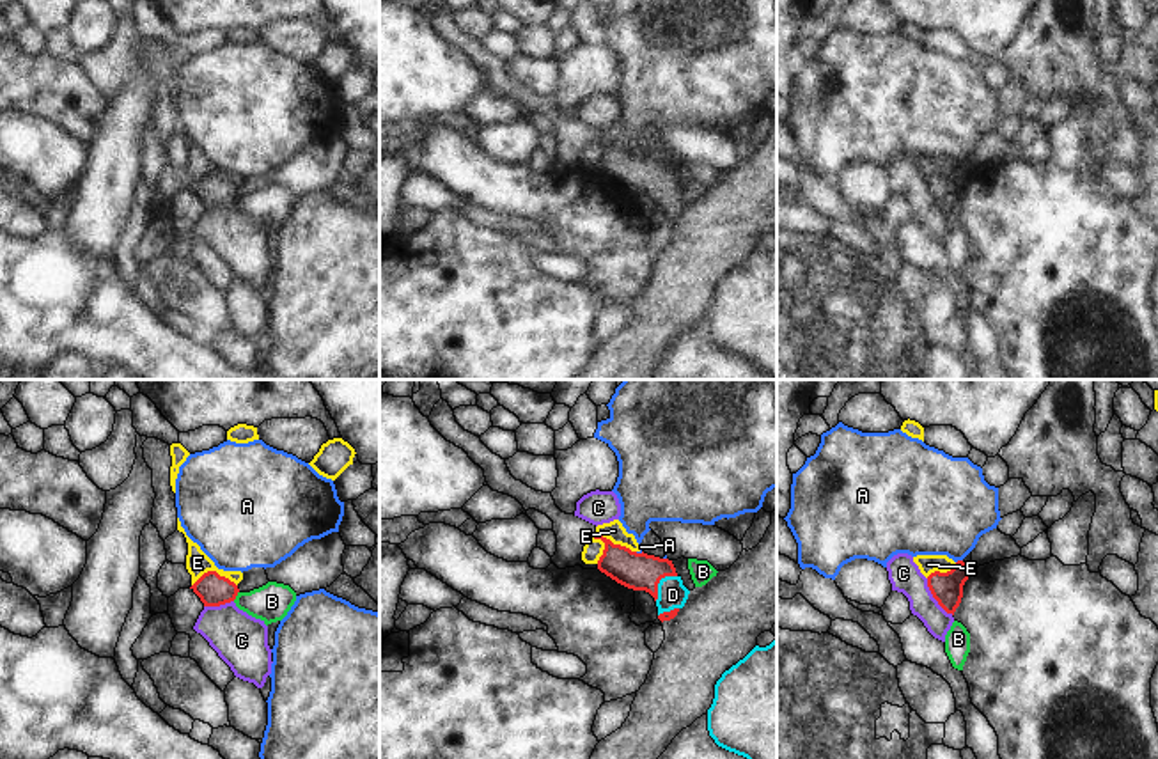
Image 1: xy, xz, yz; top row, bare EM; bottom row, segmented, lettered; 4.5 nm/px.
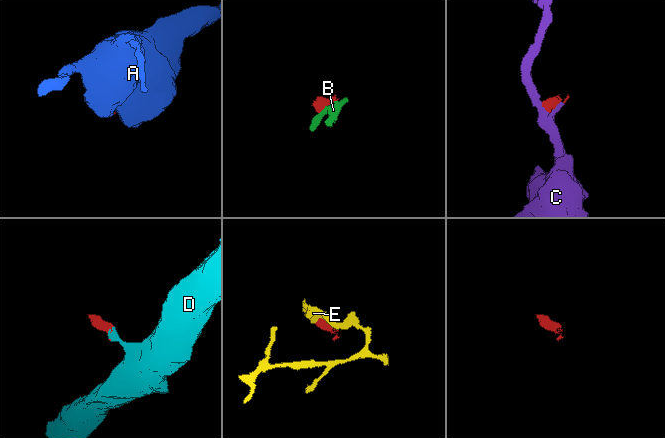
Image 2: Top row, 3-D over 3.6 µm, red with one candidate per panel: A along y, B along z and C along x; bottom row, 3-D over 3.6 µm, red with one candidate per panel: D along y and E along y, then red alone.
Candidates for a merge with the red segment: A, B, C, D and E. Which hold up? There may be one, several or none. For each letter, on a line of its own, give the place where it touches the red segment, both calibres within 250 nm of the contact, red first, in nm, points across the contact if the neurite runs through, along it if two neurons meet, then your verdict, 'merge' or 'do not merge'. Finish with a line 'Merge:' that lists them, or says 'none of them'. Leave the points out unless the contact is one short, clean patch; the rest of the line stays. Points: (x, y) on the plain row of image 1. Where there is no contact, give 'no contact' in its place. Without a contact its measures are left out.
A: meets red in yz at (958, 164); 140 nm thick on the red side, 420 nm on the other; border along yz (962, 162), (956, 165); do not merge
B: meets red in xy at (236, 197); 140 nm thick on the red side, 170 nm on the other; do not merge
C: meets red in yz at (933, 199); 140 nm thick on the red side, 140 nm on the other; do not merge
D: meets red in xz at (658, 185); 170 nm thick on the red side, 130 nm on the other; runs through xz (639, 174), (649, 176), (658, 185), (672, 197); merge
E: meets red in xz at (612, 146); 170 nm thick on the red side, 90 nm on the other; border along xz (593, 140), (605, 139), (635, 155); do not merge
Merge: D

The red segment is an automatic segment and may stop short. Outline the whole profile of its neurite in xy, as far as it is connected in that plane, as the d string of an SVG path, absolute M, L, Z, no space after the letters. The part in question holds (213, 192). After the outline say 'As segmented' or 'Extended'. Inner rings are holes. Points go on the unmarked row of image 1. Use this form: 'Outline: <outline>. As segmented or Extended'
Outline: M216 174L204 176L190 192L200 200L204 209L231 206L239 195L234 184L220 179Z. As segmented.

